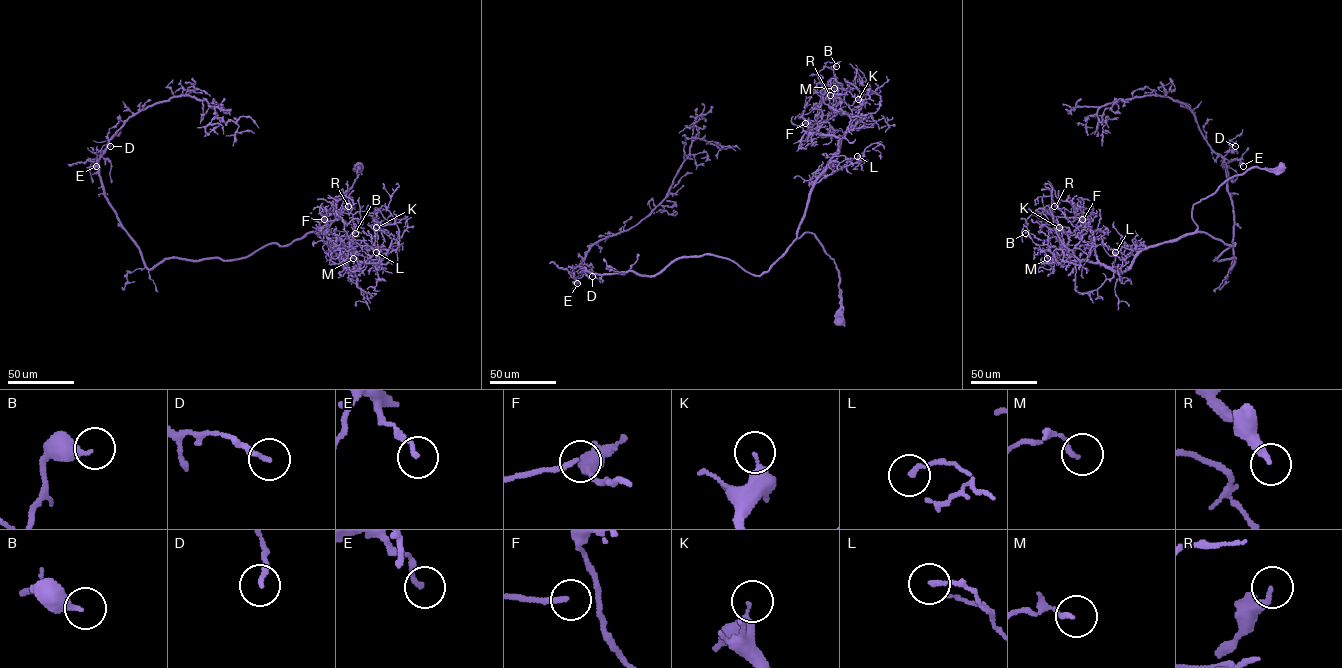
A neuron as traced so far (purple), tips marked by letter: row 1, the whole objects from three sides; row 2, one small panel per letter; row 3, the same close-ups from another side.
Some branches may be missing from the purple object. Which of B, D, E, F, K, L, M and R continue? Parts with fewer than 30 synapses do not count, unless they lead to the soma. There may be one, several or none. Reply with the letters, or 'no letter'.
F

